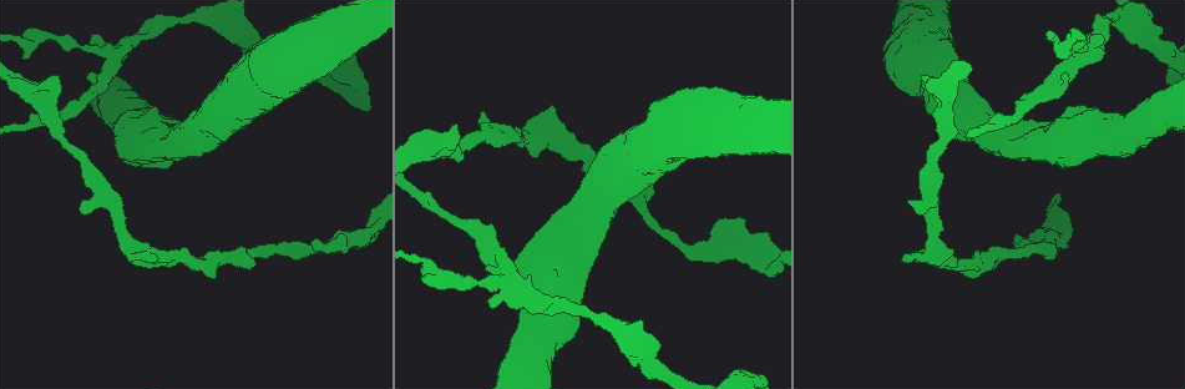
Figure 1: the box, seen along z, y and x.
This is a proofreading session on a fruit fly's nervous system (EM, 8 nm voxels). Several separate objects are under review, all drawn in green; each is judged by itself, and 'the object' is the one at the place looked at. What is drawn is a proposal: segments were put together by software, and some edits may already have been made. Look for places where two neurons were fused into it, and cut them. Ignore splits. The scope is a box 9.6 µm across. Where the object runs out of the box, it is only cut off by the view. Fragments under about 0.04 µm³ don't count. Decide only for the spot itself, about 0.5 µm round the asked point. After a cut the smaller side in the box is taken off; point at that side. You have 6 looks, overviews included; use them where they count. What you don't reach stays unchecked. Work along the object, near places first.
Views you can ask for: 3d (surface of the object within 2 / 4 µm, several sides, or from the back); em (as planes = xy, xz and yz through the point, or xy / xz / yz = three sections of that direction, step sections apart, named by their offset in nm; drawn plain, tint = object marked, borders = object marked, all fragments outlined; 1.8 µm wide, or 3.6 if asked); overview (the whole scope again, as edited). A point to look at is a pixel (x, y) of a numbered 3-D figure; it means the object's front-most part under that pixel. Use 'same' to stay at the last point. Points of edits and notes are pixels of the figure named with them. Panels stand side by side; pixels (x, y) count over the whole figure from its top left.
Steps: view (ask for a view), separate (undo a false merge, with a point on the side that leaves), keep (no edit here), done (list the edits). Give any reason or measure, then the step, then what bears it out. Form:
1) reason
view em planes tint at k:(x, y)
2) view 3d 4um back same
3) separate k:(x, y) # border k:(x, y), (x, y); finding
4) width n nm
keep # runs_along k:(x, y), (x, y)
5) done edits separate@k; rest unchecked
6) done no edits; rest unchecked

sudden change in width
view em 3.6um planes tint at 1:(218, 14)

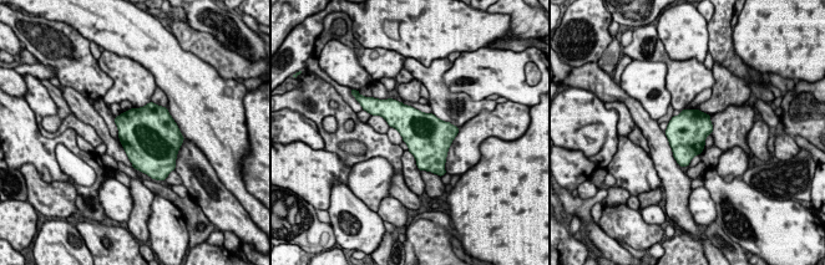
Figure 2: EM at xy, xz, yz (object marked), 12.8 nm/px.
width 500 nm
keep # continuous, no second neuron

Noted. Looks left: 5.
view 3d 2um at 1:(1171, 70)

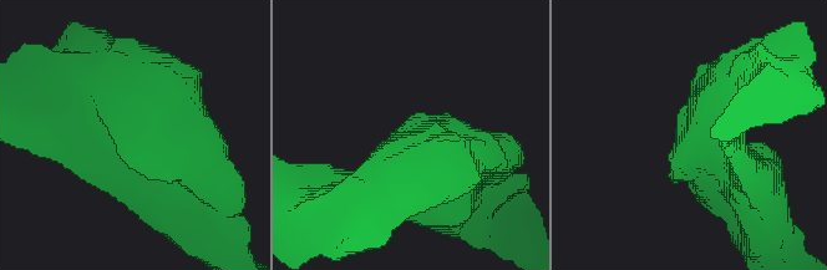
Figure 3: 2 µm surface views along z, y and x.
view em xy step 8 tint at 3:(396, 137)

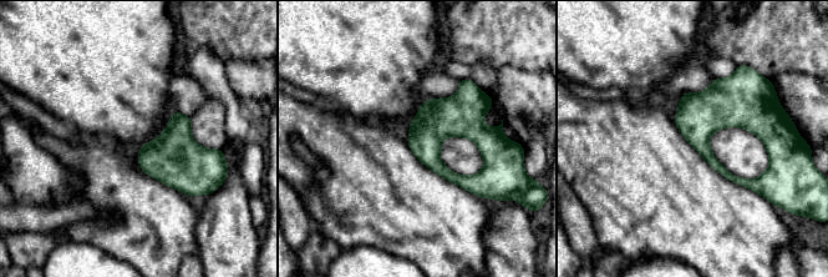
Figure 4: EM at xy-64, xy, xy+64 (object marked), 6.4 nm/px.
view em planes tint same

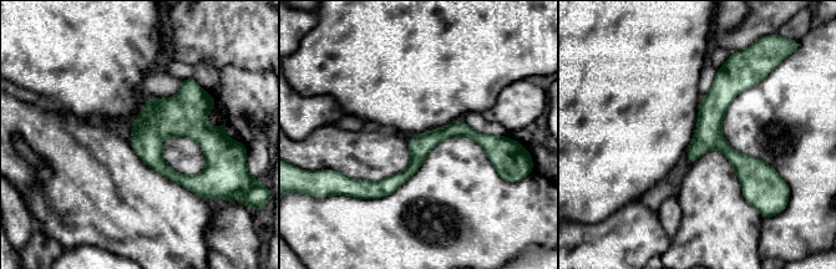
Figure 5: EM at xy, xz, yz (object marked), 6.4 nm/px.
keep # runs_along 5:(494, 146), (447, 131), (390, 184), (358, 182); continuous, no second neuron

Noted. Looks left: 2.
sharp bend
view 3d 2um at 1:(352, 237)

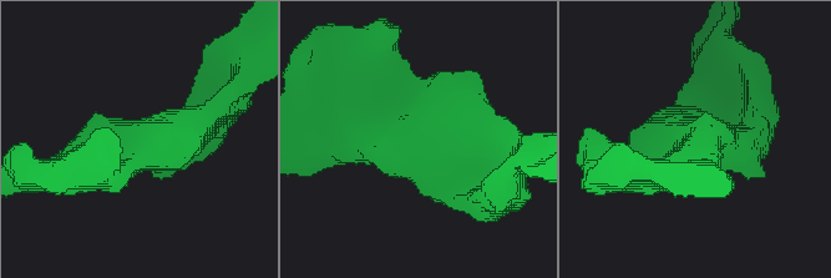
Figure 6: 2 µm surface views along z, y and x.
arms 3; arm_widths 200, 200, 260 nm; shape alone is not enough
view em planes tint at 6:(699, 146)

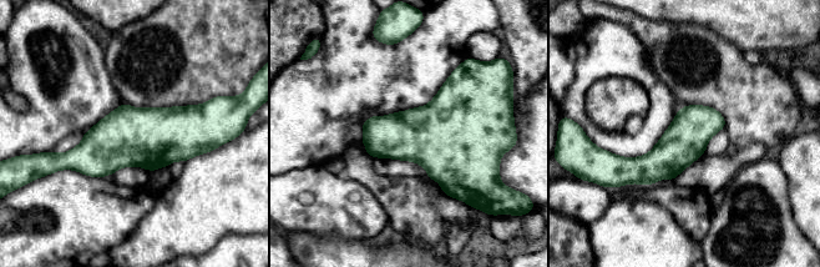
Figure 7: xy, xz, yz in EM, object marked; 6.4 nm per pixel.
width 280 nm
keep # all the same neuron

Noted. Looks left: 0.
done no edits; rest unchecked

